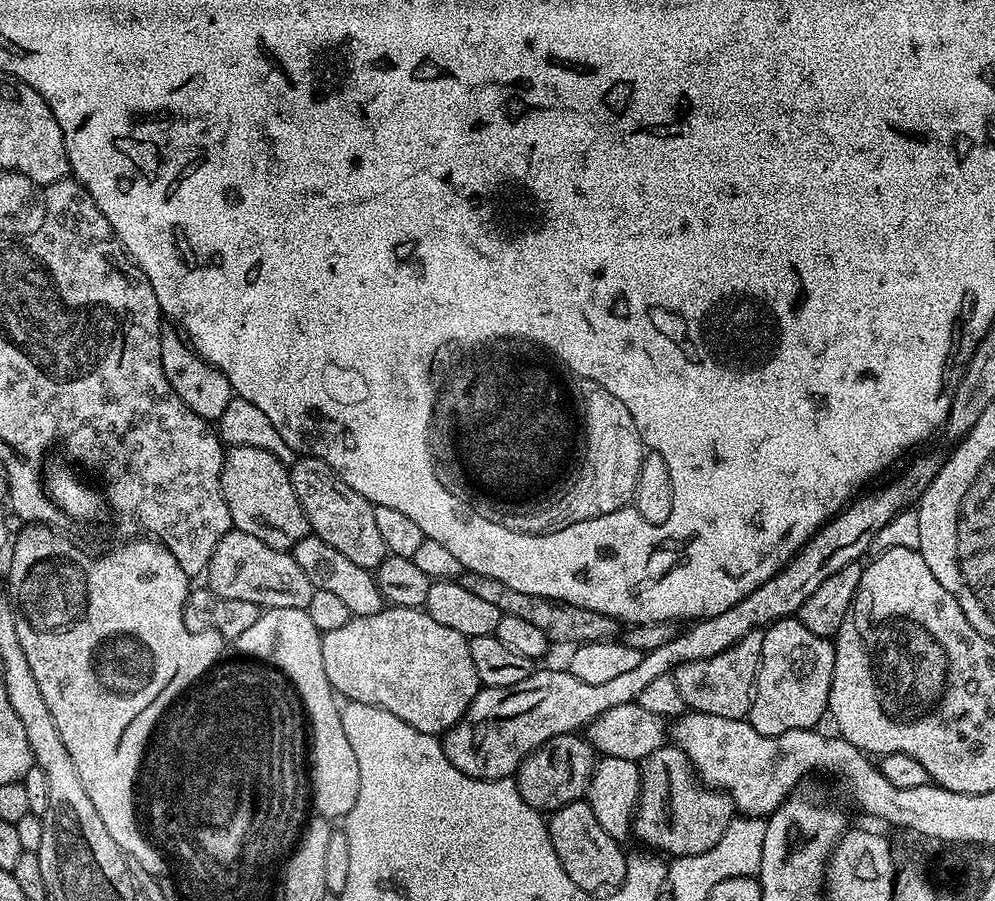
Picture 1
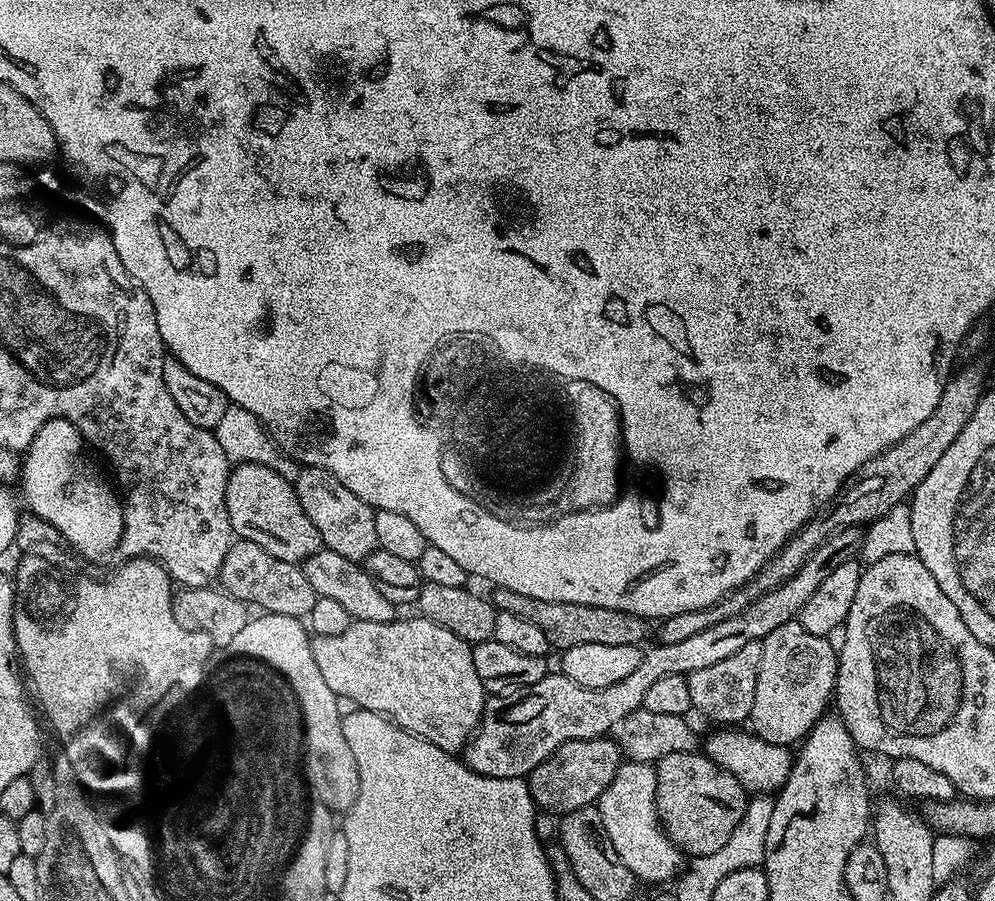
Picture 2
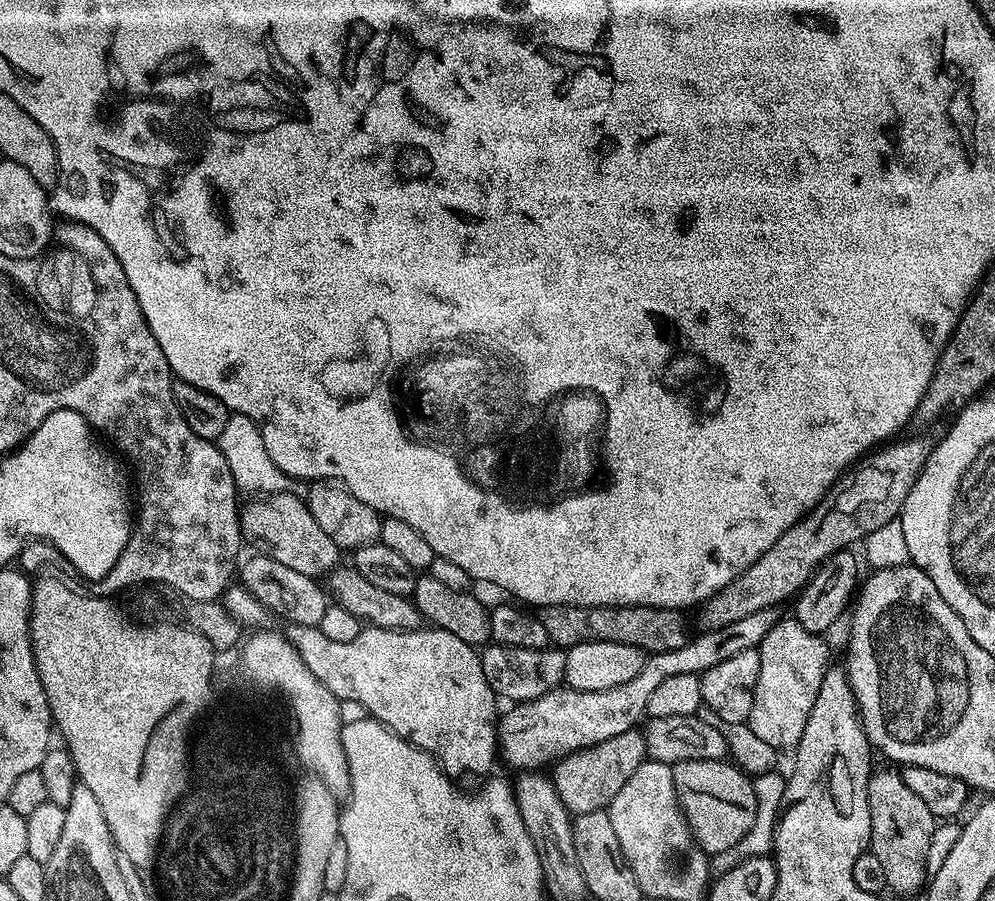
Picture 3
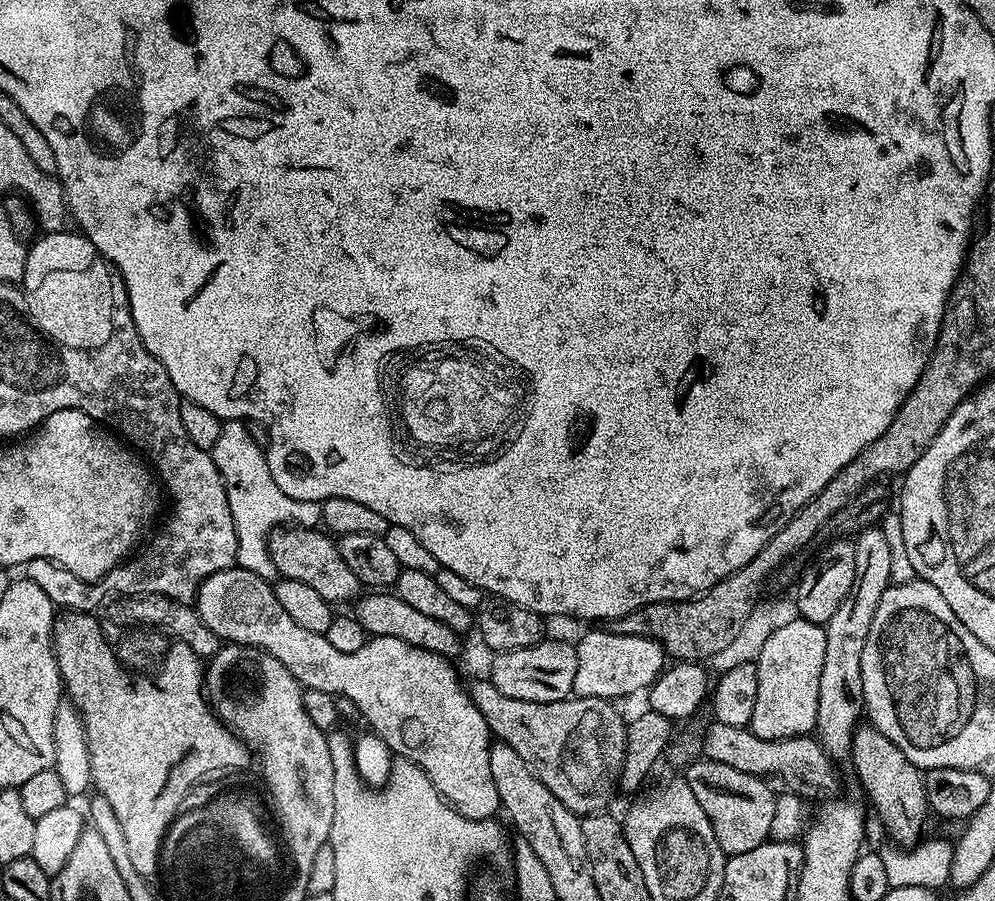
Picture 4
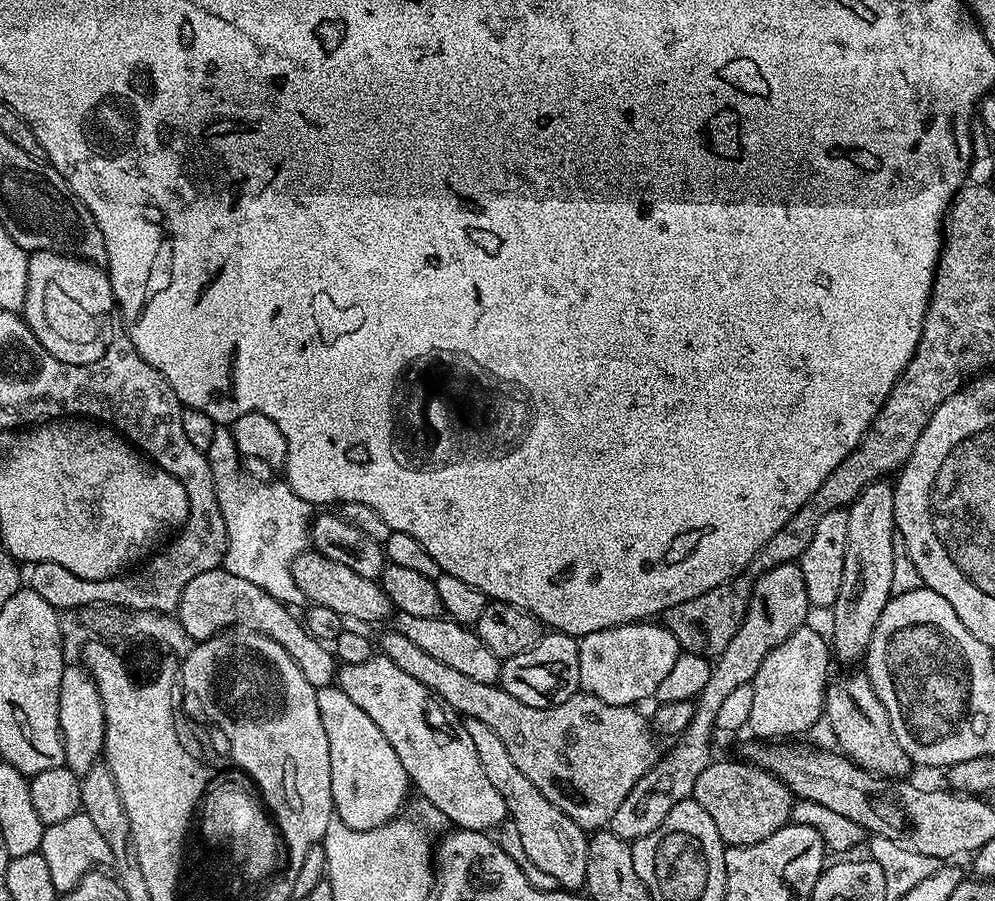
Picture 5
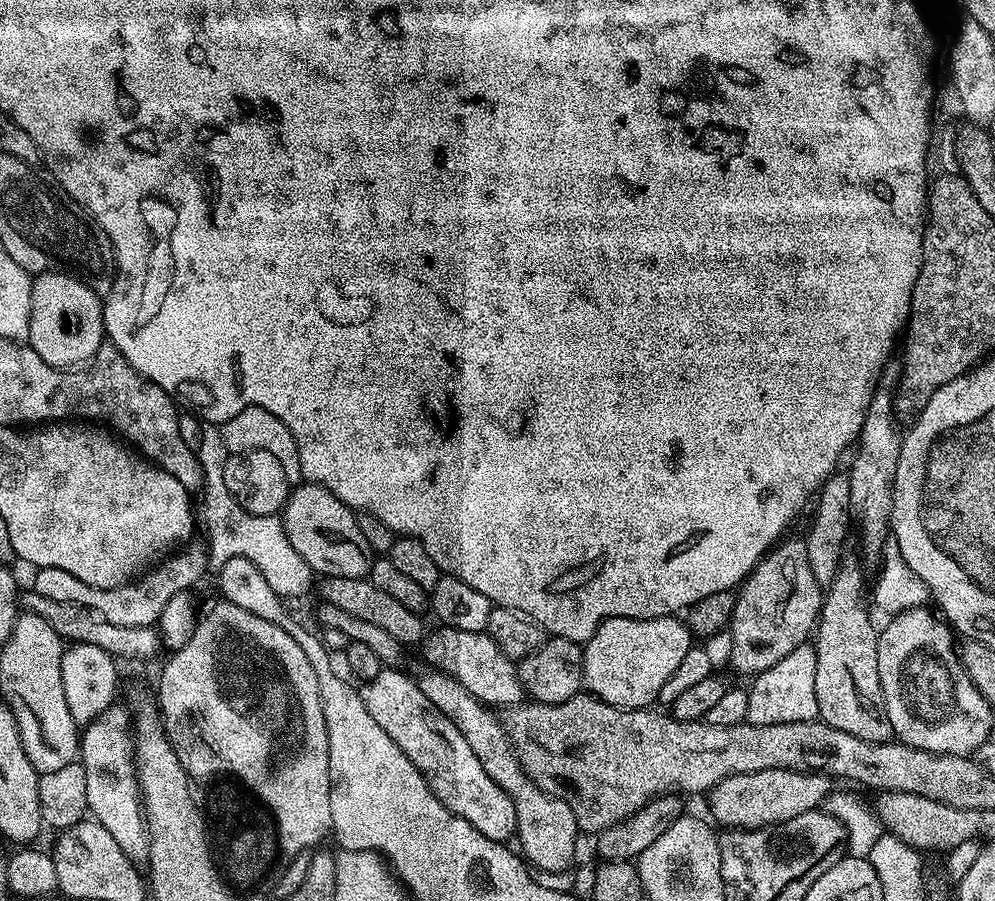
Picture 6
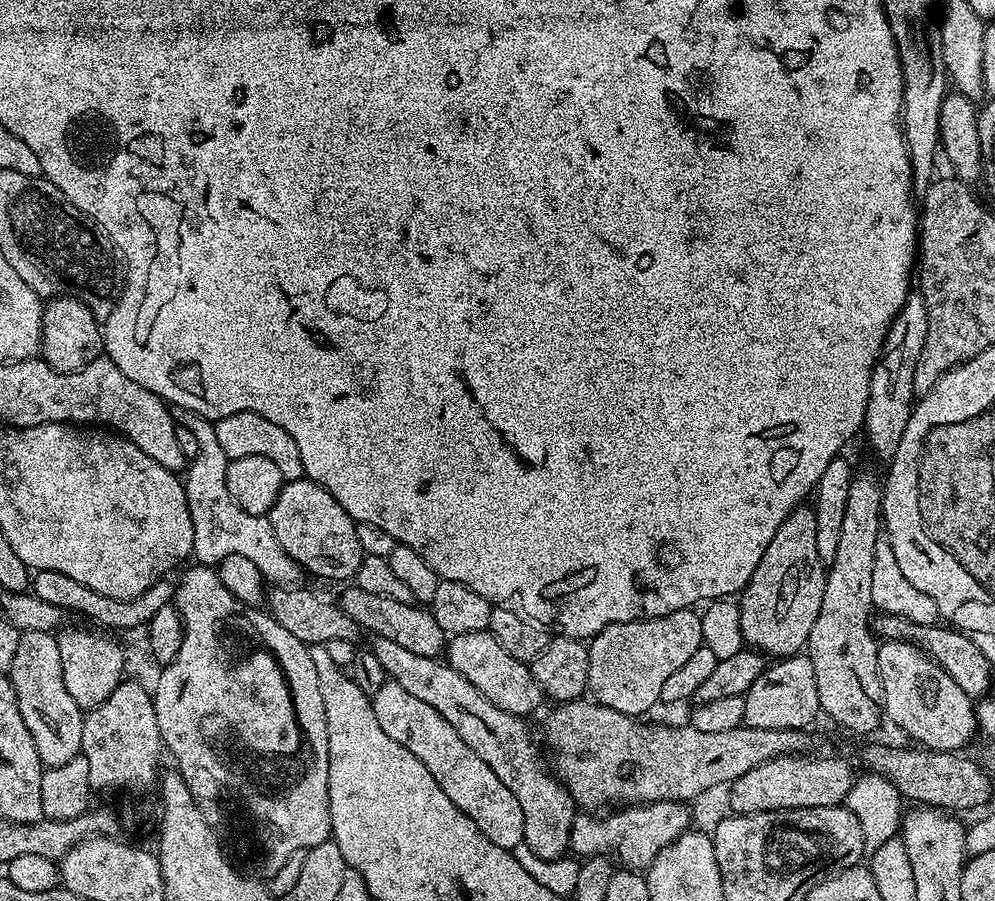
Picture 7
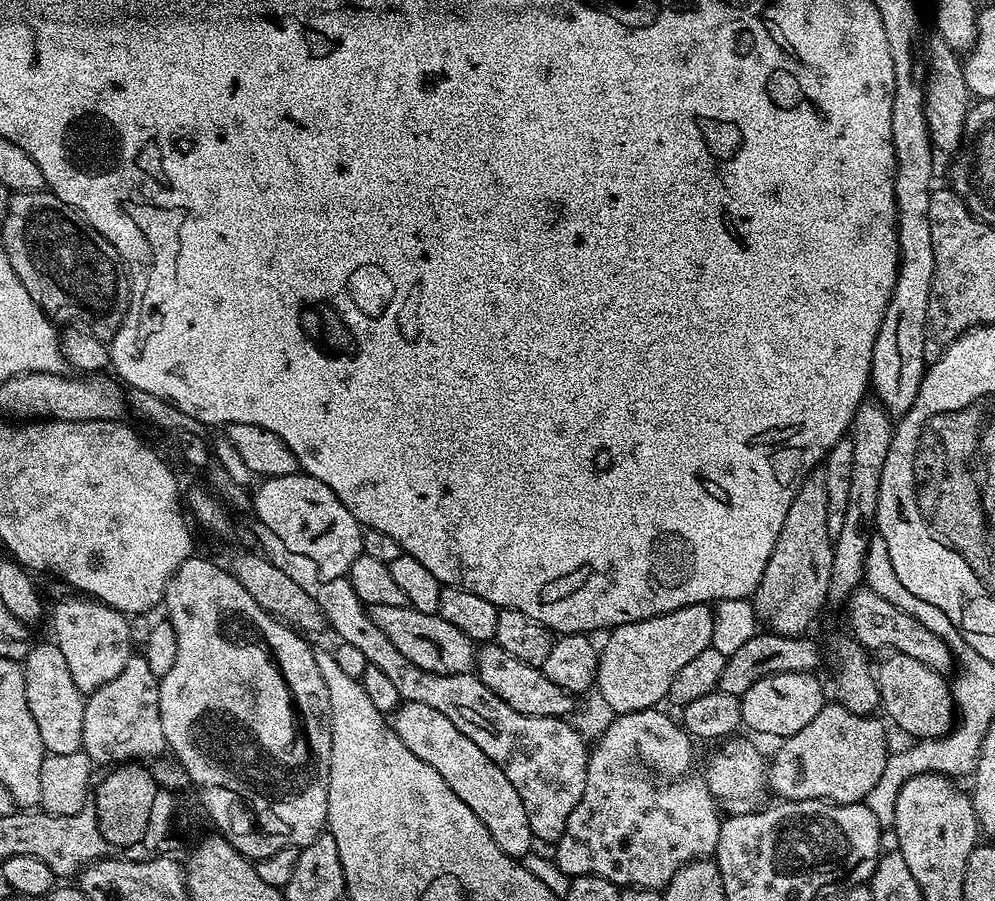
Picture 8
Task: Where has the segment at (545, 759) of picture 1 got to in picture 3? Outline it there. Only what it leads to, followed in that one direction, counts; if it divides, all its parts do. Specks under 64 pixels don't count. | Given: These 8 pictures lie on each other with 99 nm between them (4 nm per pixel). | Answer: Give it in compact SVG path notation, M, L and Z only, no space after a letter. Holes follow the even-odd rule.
M639 727L631 728L626 734L618 734L618 738L606 738L606 742L598 742L555 761L554 783L569 813L581 816L587 812L602 812L647 759L647 735Z

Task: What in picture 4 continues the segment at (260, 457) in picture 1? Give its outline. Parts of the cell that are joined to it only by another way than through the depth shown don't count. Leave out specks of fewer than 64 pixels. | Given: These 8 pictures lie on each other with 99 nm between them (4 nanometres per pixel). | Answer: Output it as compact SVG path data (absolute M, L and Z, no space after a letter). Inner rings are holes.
M281 526L268 537L268 553L277 573L283 579L302 582L312 587L333 606L339 606L343 600L355 601L361 595L362 585L359 578L354 574L354 570L350 570L350 566L346 566L346 562L342 562L337 541L327 531Z

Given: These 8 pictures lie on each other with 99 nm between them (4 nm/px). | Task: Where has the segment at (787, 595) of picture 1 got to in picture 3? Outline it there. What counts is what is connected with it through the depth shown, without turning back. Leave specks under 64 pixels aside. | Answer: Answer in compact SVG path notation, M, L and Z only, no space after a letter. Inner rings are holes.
M769 610L767 612L759 612L758 614L750 614L750 618L742 618L738 622L734 622L730 626L726 626L725 628L714 628L711 630L704 631L705 633L694 639L689 641L689 644L686 646L679 648L678 650L668 650L666 652L653 652L651 655L647 657L644 661L644 665L642 666L642 670L638 674L634 674L634 678L630 678L630 682L622 682L622 686L610 686L610 690L590 690L589 692L579 692L578 690L574 690L573 688L569 688L567 686L561 686L559 688L555 688L553 692L547 692L546 694L542 694L537 700L525 700L523 702L517 703L515 706L509 707L512 708L508 713L501 715L498 720L498 752L502 757L502 760L505 760L506 763L509 764L510 767L516 768L515 770L540 770L545 766L543 764L551 765L553 762L557 760L561 760L564 756L570 755L572 752L577 752L578 750L582 750L583 748L589 748L590 746L594 746L598 742L606 742L606 738L618 738L618 734L626 734L626 730L630 730L631 728L637 727L641 722L645 719L646 713L644 711L644 707L646 706L646 702L650 698L650 693L654 691L655 688L658 687L660 683L663 682L667 676L670 674L694 674L695 676L700 676L706 670L710 670L710 666L718 666L718 662L726 662L726 658L734 658L734 654L742 654L742 650L750 650L751 648L759 649L760 643L762 642L762 638L766 633L771 630L771 628L776 625L776 621L778 619L777 613L775 611Z

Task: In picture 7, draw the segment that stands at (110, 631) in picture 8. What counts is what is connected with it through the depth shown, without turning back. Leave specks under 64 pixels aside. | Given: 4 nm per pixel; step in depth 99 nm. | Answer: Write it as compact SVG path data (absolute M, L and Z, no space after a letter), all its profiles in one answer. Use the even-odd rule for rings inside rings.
M88 628L59 629L56 641L58 642L58 658L62 658L62 682L66 682L66 690L70 698L78 702L82 710L97 708L125 679L124 652L116 640L111 640L111 635L100 630Z

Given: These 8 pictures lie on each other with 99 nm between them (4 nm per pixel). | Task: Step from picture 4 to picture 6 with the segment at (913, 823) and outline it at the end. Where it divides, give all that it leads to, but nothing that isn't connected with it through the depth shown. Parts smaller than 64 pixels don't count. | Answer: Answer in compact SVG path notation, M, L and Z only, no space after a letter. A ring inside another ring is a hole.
M845 563L841 567L840 572L834 578L834 582L823 593L822 603L820 606L820 619L814 629L814 647L816 649L816 669L814 670L814 694L818 698L818 710L820 711L819 719L824 723L834 726L838 730L846 730L846 734L854 734L854 738L862 738L866 742L874 742L875 744L886 744L893 739L894 733L890 726L890 718L888 717L888 711L884 705L884 695L882 694L882 686L880 685L880 679L878 678L878 642L880 641L878 635L878 628L872 625L872 620L868 617L868 612L864 609L862 602L865 600L866 584L864 588L864 580L861 574L856 570L852 564Z

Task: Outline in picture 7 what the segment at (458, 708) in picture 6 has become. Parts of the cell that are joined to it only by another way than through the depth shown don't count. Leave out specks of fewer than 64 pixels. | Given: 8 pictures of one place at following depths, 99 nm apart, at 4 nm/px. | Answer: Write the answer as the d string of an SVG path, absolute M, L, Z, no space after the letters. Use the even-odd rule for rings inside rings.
M373 635L370 651L378 662L382 662L382 670L388 680L398 682L402 690L410 690L414 698L422 698L426 706L434 706L450 726L498 774L498 782L518 798L518 806L522 806L522 826L524 827L525 849L529 848L540 860L556 860L565 851L569 851L572 843L572 823L576 821L578 809L572 801L572 795L550 771L549 765L540 757L540 748L528 729L527 719L506 714L506 710L498 710L494 702L490 702L458 670L454 670L443 659L435 656L413 654L405 650L390 638Z

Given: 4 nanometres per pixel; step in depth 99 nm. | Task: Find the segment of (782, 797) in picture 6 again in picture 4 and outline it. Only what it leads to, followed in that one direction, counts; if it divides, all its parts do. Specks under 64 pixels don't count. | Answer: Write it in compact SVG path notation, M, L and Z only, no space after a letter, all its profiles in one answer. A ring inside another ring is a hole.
M703 758L687 765L686 779L690 790L694 790L694 798L698 798L698 806L710 818L710 826L714 826L718 846L722 846L725 857L746 854L746 850L754 850L754 846L771 837L777 793L772 792L767 779L742 774L734 766L722 766L722 762Z

